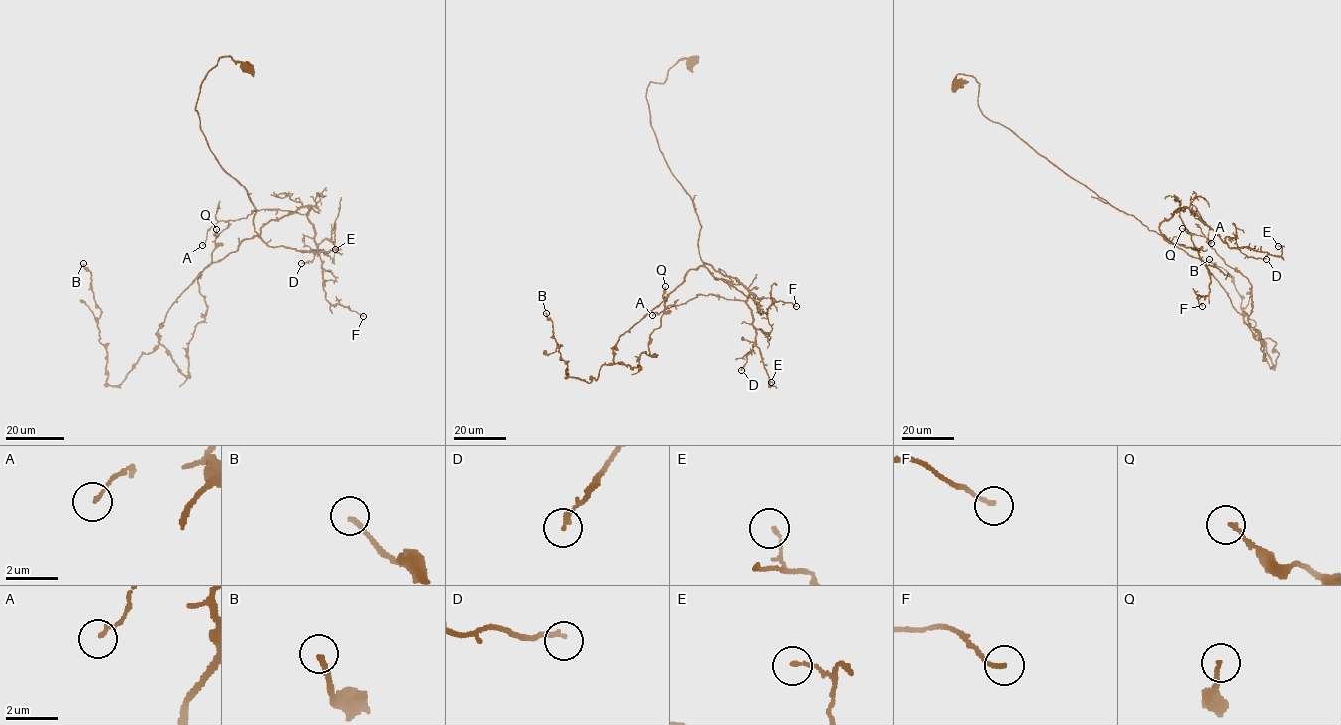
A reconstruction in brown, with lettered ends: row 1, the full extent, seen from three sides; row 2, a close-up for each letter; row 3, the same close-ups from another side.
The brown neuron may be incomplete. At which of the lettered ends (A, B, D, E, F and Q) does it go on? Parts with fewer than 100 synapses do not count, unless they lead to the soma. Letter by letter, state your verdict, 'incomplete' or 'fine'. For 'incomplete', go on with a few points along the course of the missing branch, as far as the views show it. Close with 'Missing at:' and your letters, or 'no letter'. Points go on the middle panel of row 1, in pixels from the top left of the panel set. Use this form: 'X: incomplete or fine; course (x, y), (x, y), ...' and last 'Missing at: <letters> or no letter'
A: fine
B: fine
D: fine
E: fine
F: fine
Q: fine
Missing at: no letter

